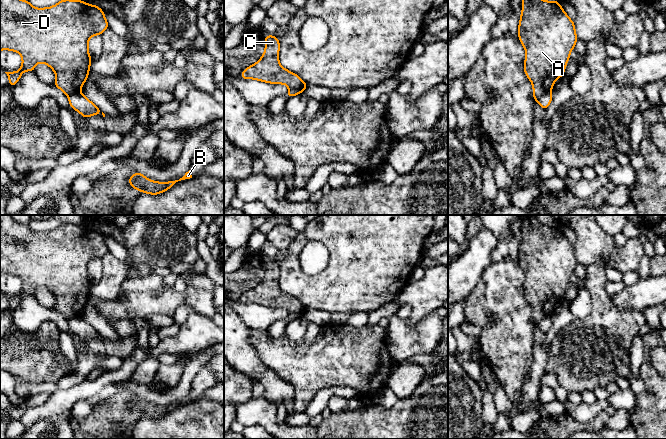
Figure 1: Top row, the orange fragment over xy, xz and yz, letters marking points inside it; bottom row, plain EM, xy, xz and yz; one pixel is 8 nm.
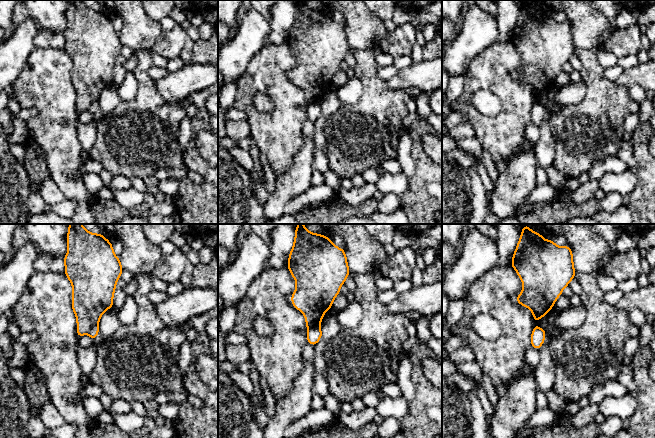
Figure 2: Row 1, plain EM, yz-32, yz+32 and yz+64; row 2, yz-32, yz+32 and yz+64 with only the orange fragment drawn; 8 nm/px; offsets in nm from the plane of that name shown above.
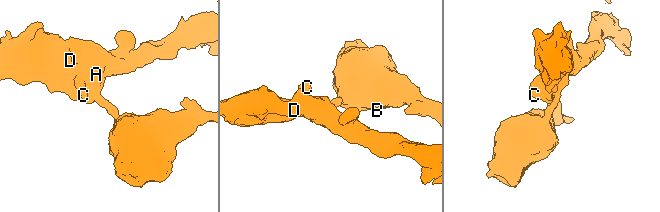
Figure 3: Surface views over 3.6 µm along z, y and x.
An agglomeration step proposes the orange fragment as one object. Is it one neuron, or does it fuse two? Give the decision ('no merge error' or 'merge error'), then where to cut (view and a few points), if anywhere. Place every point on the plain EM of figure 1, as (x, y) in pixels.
merge error | xz (304, 307), (289, 314)

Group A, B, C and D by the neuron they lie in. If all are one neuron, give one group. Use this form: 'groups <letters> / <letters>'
groups A C D / B

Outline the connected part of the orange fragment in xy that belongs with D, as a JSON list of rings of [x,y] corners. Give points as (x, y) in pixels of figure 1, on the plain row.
[[[0,215],[0,275],[11,274],[22,280],[22,290],[18,295],[5,296],[9,302],[9,310],[16,309],[25,295],[34,296],[37,287],[45,287],[56,298],[55,311],[66,319],[80,316],[88,303],[90,288],[93,286],[89,279],[88,264],[94,259],[102,259],[108,252],[104,235],[83,224],[65,223],[51,231],[34,232],[28,224],[18,223],[10,215]]]

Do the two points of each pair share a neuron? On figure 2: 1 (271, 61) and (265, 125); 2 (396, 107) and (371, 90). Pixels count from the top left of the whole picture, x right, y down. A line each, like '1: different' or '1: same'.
1: same
2: same

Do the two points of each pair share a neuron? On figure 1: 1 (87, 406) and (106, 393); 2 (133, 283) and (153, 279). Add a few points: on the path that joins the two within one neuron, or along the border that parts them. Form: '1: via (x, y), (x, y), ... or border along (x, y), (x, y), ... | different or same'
1: via (91, 401), (101, 396) | same
2: via (138, 283), (148, 283) | same

